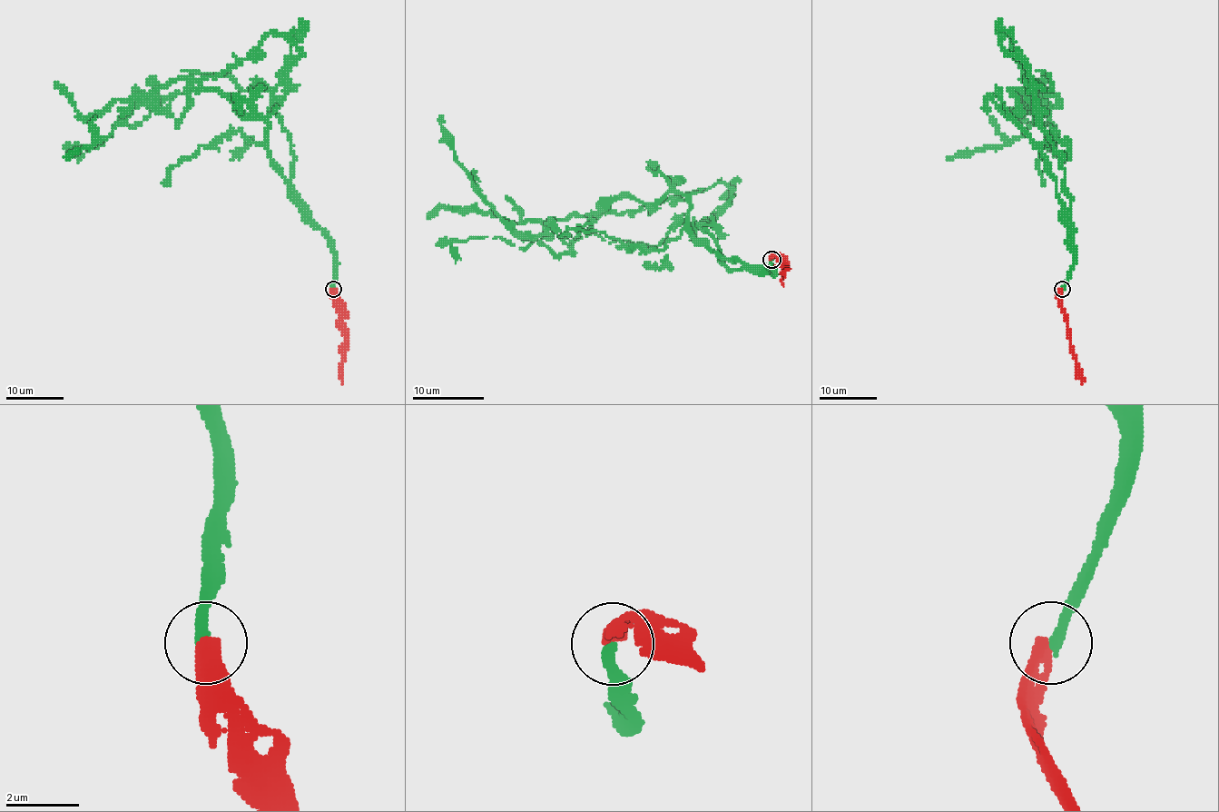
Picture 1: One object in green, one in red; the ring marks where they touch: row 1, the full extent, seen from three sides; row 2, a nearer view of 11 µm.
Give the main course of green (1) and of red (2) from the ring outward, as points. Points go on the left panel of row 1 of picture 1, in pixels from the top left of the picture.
1: (333, 288), (333, 242), (290, 193), (267, 122), (215, 90), (171, 80), (68, 156)
2: (333, 290), (333, 300), (341, 315), (344, 332), (341, 383)

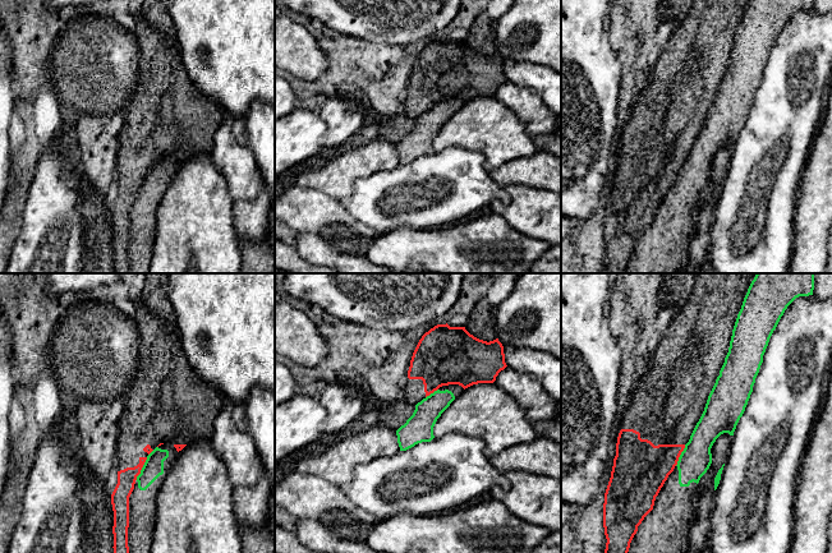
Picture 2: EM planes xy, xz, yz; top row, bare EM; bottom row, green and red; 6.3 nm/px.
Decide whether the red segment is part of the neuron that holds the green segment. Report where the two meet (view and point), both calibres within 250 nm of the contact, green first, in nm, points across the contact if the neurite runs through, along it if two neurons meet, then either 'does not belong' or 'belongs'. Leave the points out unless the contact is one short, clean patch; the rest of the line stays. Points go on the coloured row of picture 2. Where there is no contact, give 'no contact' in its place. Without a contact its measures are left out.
meets green in xy at (142, 469); 130 nm thick on the green side, 120 nm on the other; border along xy (147, 457), (136, 479); does not belong

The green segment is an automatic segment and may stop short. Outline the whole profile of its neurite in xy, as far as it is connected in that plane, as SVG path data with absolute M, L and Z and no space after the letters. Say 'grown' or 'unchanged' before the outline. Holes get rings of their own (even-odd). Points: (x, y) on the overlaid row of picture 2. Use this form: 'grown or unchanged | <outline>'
grown | M173 443L156 447L137 476L129 497L129 553L151 553L153 539L157 496L161 485L176 460L178 451Z

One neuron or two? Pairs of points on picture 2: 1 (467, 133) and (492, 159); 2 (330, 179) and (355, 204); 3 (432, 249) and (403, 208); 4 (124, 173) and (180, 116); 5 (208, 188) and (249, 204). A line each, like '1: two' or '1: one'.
1: one
2: two
3: two
4: one
5: two

